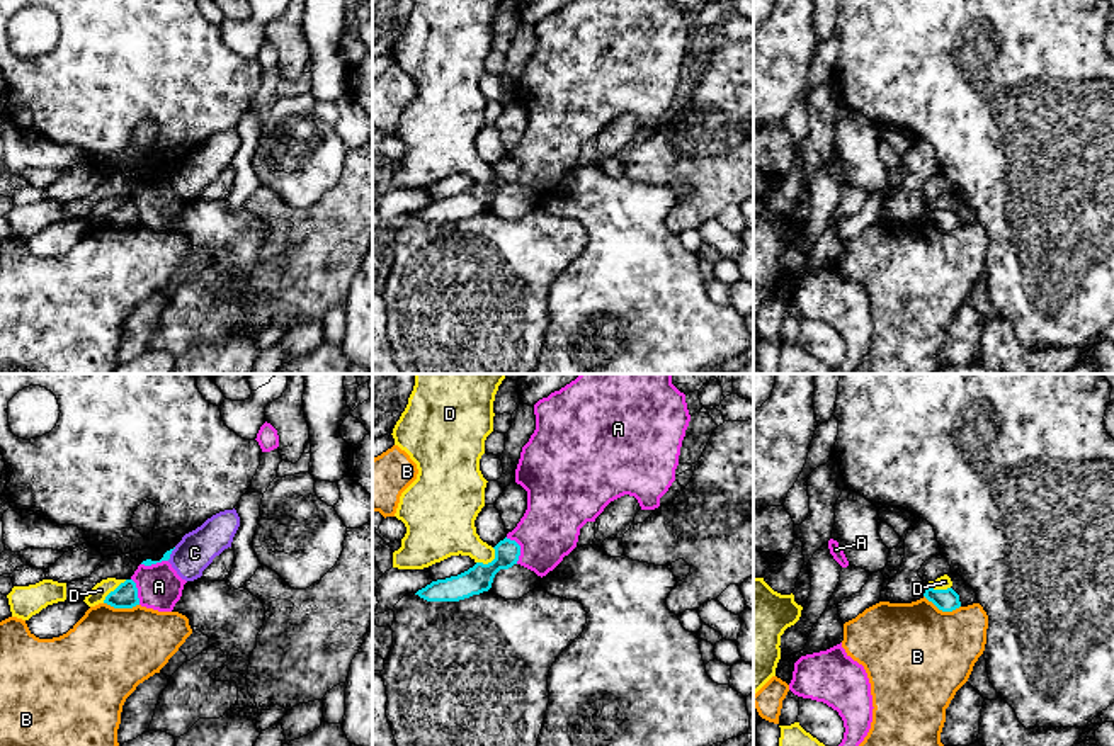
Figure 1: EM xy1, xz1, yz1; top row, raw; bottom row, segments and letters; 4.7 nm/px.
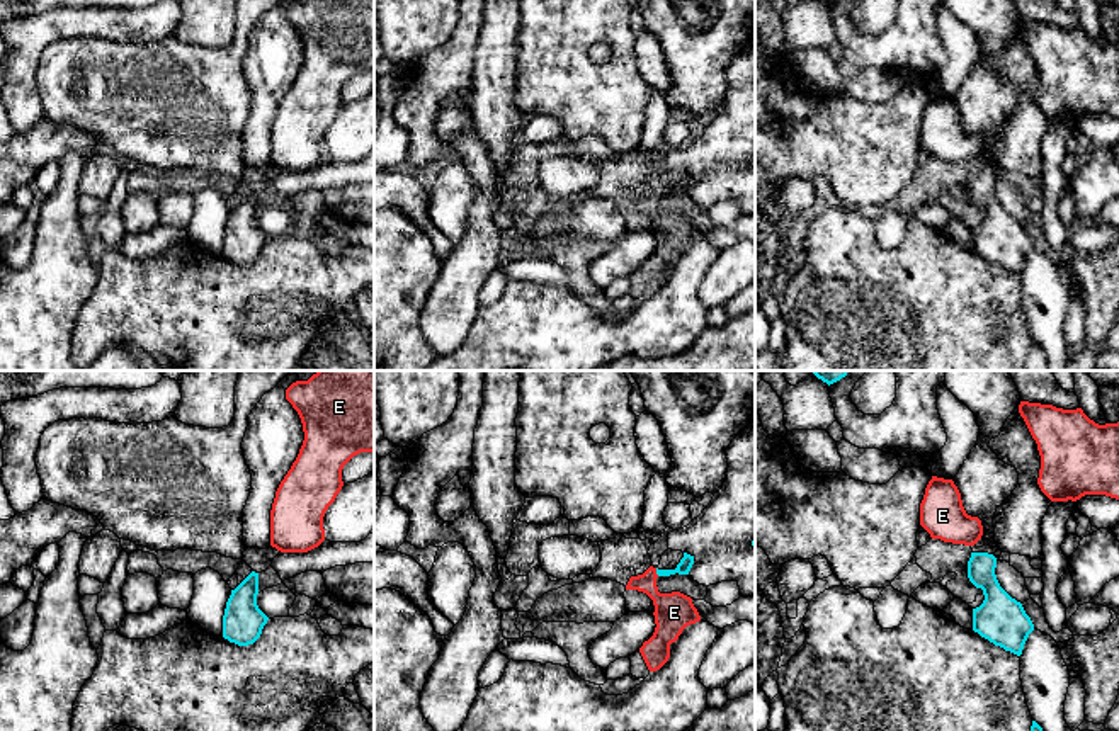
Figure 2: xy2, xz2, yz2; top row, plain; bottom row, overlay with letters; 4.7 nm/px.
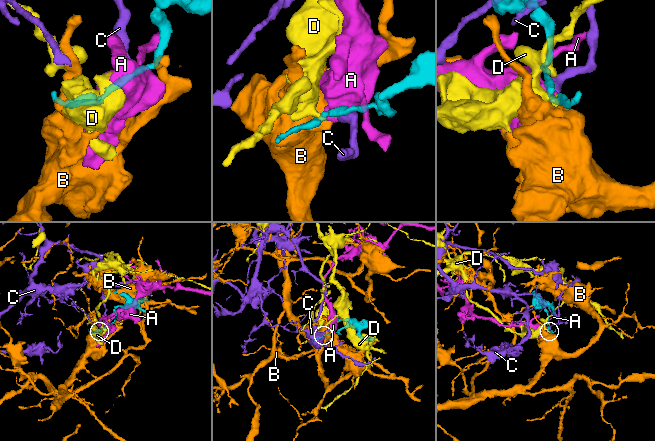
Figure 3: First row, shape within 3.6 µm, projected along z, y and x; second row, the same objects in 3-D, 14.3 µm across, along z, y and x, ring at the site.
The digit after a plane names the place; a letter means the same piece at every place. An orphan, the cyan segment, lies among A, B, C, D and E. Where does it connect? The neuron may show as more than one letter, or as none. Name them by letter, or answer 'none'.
none

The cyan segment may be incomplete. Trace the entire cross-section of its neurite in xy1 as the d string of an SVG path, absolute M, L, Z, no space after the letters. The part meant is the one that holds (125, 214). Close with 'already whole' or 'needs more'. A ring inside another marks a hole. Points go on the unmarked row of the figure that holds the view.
M126 199L105 216L104 223L114 228L133 228L139 224L136 202L133 199Z | already whole

